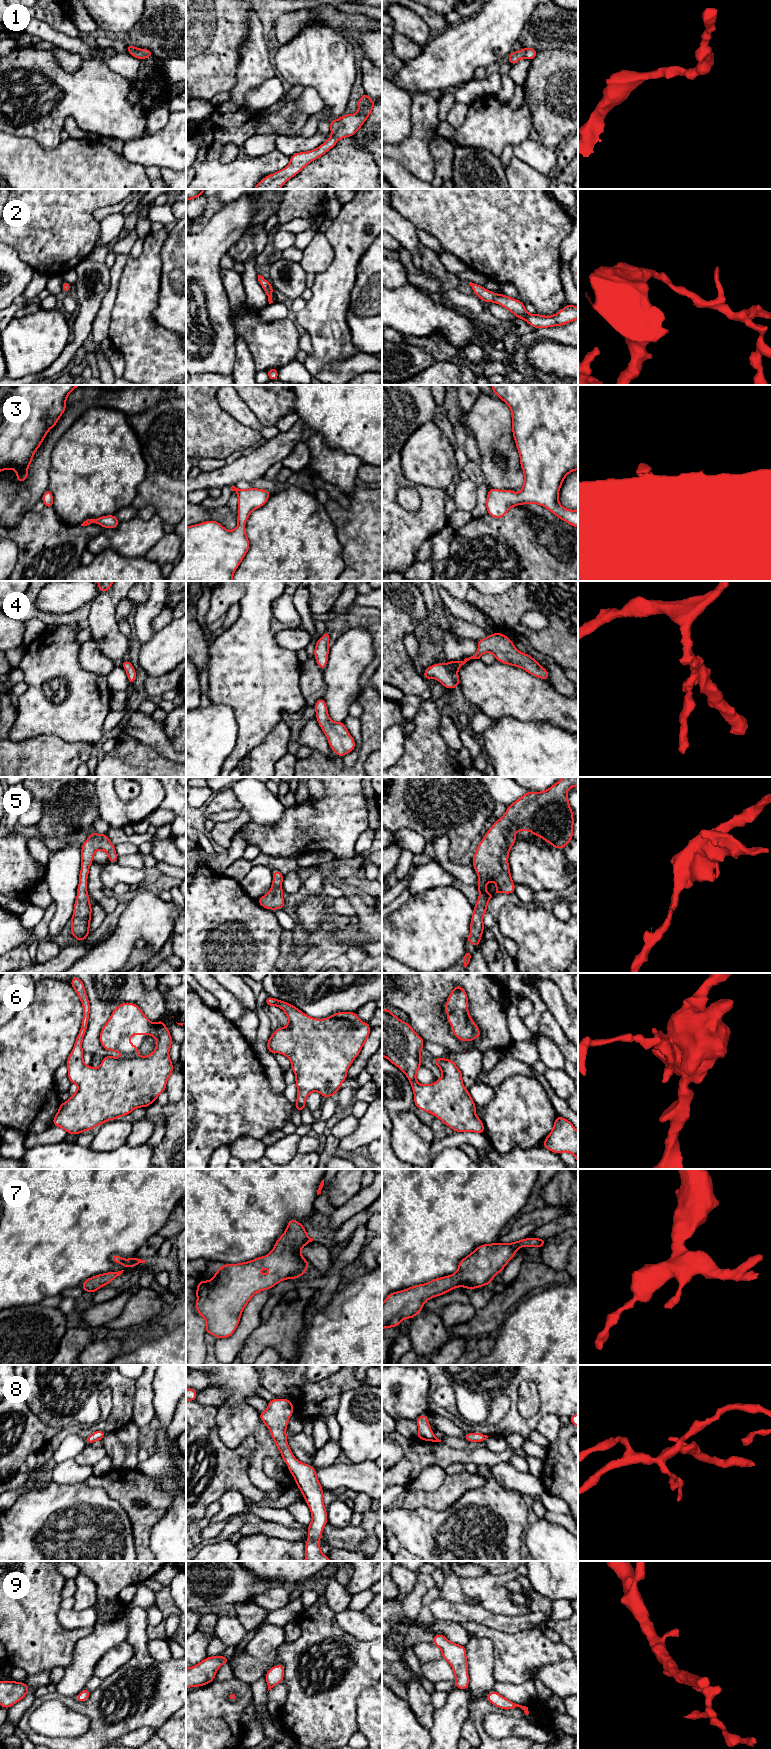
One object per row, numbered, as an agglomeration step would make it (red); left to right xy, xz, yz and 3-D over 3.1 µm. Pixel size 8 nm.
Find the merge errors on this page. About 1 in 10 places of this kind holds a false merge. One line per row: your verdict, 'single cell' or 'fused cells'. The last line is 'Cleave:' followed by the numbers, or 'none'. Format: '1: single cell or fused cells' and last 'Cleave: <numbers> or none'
1: single cell
2: single cell
3: single cell
4: single cell
5: single cell
6: single cell
7: single cell
8: single cell
9: single cell
Cleave: none

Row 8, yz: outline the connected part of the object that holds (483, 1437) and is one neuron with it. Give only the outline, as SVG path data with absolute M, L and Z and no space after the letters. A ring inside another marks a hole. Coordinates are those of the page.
M469 1432L469 1433L466 1433L466 1435L464 1436L464 1439L469 1442L483 1442L488 1437L489 1436L479 1433L479 1432L476 1432L476 1433Z

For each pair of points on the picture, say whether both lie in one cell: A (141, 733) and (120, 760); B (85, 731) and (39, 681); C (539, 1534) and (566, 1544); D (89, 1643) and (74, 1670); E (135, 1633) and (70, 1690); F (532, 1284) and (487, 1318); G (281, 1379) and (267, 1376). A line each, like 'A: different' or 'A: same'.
A: different
B: same
C: same
D: same
E: different
F: same
G: same

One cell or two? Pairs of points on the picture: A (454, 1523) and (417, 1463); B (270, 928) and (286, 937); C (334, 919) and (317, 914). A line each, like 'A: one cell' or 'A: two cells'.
A: two cells
B: two cells
C: two cells

